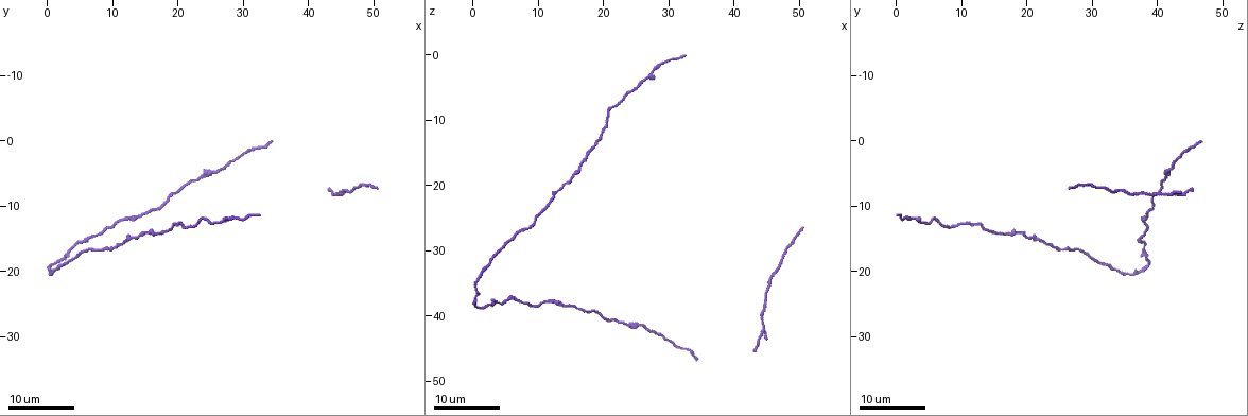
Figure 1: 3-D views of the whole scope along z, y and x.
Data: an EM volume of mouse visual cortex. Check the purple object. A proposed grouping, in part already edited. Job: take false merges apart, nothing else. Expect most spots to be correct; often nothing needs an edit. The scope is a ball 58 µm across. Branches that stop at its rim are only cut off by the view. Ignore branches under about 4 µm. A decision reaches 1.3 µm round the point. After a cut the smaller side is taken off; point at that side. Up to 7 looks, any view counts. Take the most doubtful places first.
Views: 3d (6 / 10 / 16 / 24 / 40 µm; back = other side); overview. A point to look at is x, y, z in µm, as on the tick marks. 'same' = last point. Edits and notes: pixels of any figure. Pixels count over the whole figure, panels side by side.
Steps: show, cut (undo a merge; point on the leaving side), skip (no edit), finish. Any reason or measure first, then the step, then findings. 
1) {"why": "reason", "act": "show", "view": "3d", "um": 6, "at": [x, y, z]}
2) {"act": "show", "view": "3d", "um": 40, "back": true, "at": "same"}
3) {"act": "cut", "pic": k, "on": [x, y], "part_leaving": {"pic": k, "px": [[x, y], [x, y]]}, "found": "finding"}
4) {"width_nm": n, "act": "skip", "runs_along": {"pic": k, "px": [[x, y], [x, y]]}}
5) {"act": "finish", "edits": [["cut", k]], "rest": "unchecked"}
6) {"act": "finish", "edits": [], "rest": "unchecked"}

{"why": "three arms meet", "act": "show", "view": "3d", "um": 16, "at": [26.5, 12.5, 3.5]}

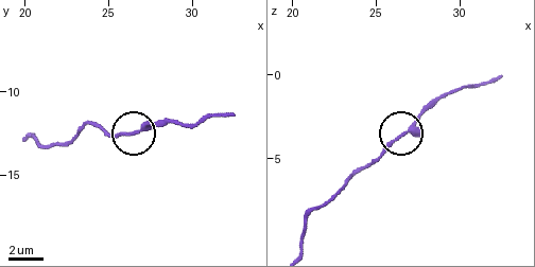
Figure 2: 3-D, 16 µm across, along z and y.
{"why": "closer look", "act": "show", "view": "3d", "um": 10, "at": [26.7, 12.6, 3.4]}

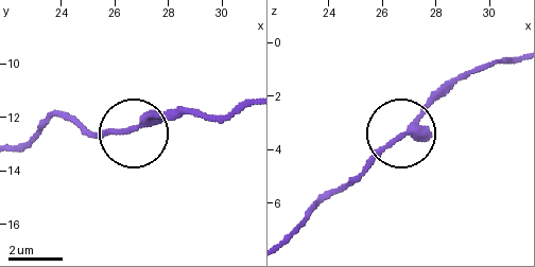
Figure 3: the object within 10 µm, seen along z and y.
{"width_nm": 210, "act": "skip", "runs_along": {"pic": 3, "px": [[21, 147], [63, 118], [97, 131], [124, 131], [190, 111]]}, "found": "one cell here"}

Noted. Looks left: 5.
{"why": "calibre changes", "act": "show", "view": "3d", "um": 24, "at": [23.5, 5.5, 41.0]}

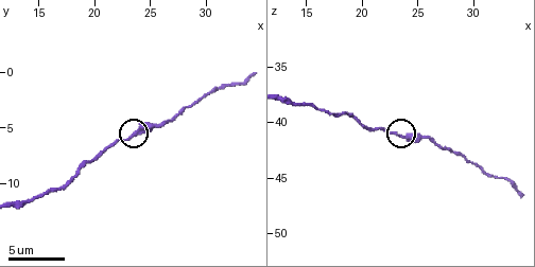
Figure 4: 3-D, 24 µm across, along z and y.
{"act": "show", "view": "3d", "um": 6, "at": [23.8, 5.6, 41.2]}

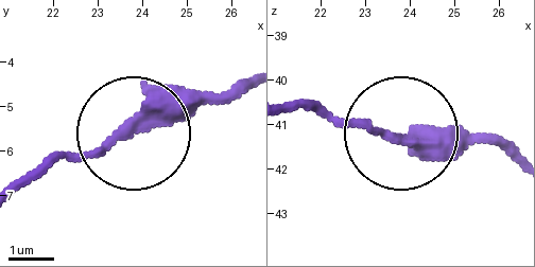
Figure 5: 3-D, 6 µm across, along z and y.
{"act": "skip", "runs_along": {"pic": 5, "px": [[287, 105], [356, 117], [401, 140], [500, 140]]}, "found": "continuous, no second cell"}

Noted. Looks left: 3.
{"why": "narrows sharply", "act": "show", "view": "3d", "um": 6, "at": [19.8, 8.0, 39.8]}

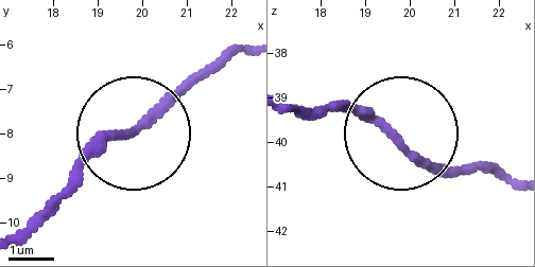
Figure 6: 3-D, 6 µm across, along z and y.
{"width_nm": 190, "act": "skip", "runs_along": {"pic": 6, "px": [[27, 221], [205, 66]]}, "found": "one cell here"}

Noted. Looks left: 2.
{"act": "finish", "edits": [], "rest": "unchecked"}

